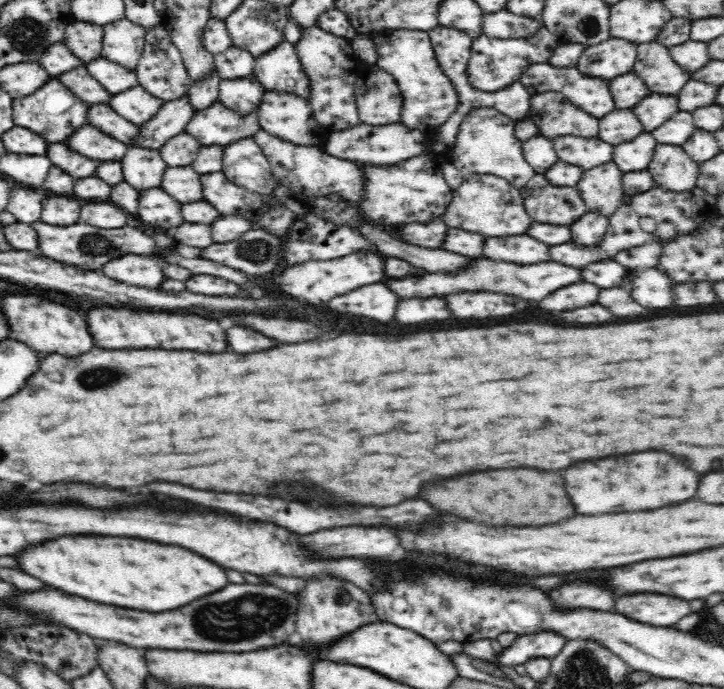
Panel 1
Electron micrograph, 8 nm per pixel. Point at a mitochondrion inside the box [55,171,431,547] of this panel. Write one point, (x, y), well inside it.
(97, 377)

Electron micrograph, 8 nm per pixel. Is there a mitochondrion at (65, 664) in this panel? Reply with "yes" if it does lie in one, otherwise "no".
no

